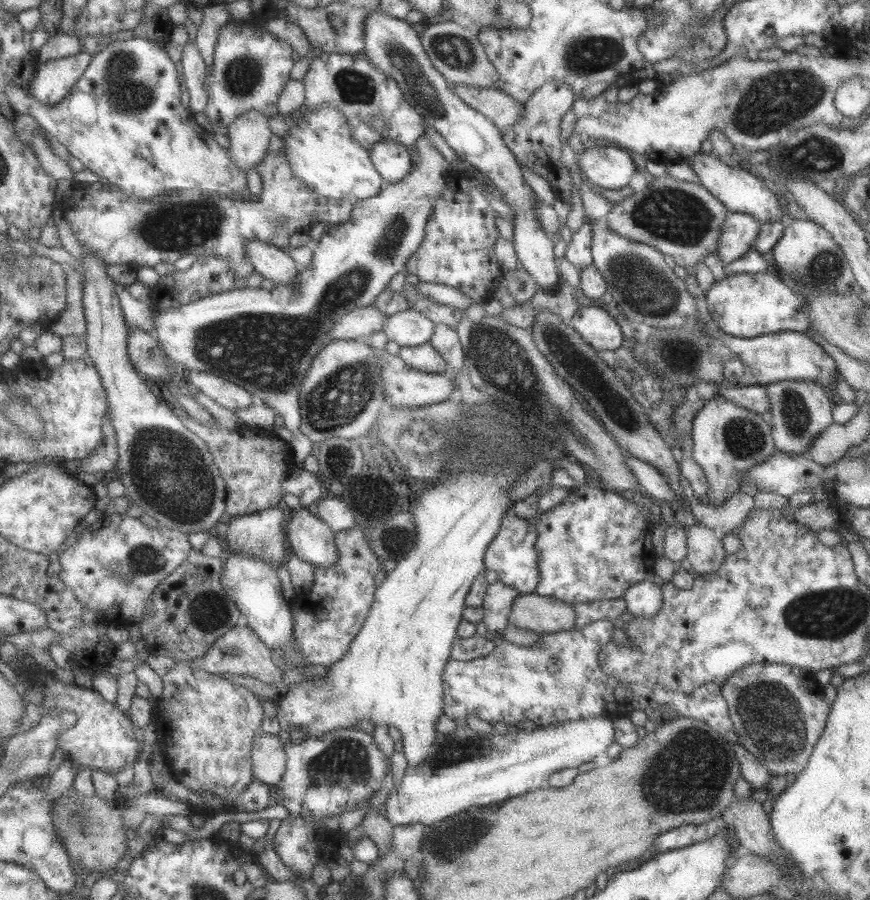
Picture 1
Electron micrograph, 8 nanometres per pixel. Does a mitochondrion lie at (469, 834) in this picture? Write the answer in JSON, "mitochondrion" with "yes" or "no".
{"mitochondrion":"yes"}

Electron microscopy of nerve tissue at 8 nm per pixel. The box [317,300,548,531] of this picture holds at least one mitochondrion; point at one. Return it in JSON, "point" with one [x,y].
{"point":[428,441]}

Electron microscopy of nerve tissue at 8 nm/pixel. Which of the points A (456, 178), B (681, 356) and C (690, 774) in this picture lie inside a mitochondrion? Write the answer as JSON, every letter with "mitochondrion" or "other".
{"A":"other","B":"mitochondrion","C":"mitochondrion"}

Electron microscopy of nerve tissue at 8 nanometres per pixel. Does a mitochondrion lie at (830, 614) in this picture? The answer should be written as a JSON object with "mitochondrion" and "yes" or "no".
{"mitochondrion":"yes"}

